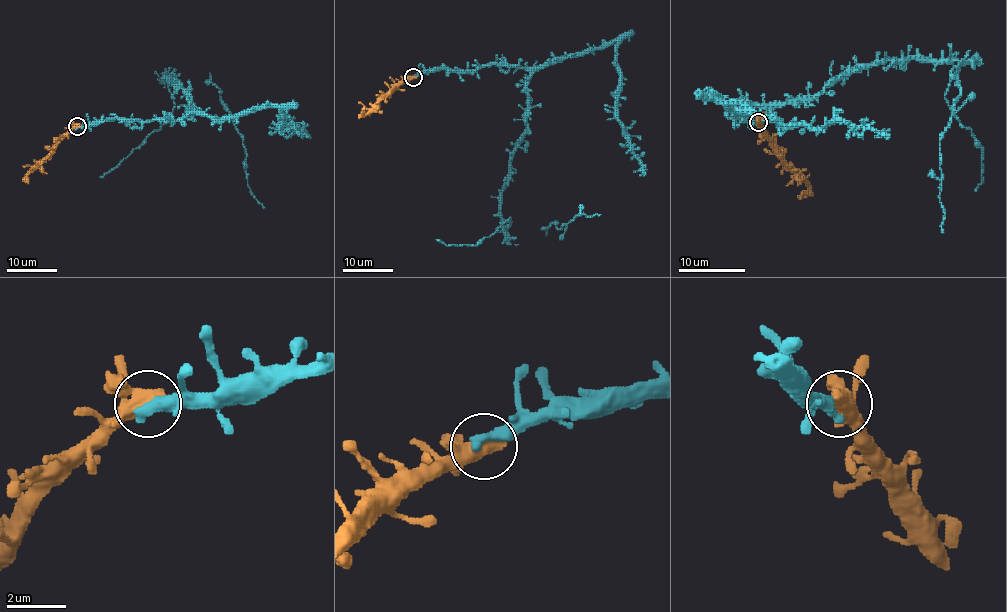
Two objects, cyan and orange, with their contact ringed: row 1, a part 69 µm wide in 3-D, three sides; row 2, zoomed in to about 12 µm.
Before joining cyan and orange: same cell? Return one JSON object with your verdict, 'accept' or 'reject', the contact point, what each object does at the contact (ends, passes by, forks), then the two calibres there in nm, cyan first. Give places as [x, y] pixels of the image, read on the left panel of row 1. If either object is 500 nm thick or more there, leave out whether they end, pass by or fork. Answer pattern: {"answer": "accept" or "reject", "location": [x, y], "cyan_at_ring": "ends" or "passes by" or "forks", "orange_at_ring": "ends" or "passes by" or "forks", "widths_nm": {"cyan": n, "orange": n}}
{"answer": "accept", "location": [77, 126], "cyan_at_ring": "ends", "orange_at_ring": "forks", "widths_nm": {"cyan": 440, "orange": 400}}

